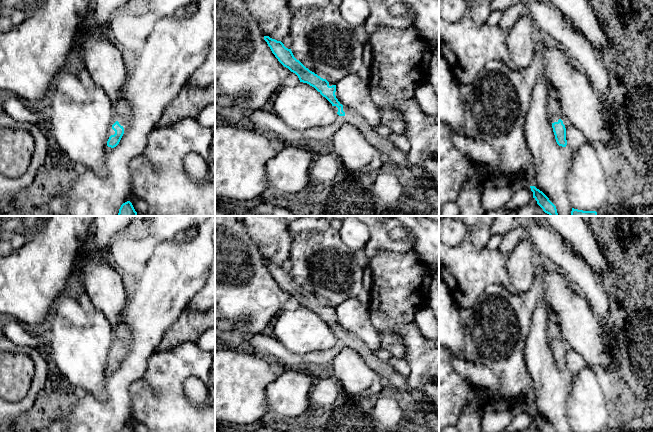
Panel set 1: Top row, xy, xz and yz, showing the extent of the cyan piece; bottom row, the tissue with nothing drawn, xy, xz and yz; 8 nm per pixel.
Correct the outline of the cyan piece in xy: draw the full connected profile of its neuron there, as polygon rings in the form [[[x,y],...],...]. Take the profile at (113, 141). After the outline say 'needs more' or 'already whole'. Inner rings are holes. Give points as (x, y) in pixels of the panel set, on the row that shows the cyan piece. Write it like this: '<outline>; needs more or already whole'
[[[116,111],[109,125],[106,149],[116,147],[131,126],[132,116],[126,111]]]; needs more

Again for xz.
[[[264,36],[264,40],[278,61],[295,73],[300,82],[309,84],[325,97],[332,104],[333,110],[339,118],[343,122],[355,126],[372,146],[382,152],[393,169],[405,173],[412,181],[420,181],[422,178],[426,178],[424,170],[411,165],[406,158],[406,153],[396,148],[388,137],[377,134],[374,126],[371,126],[364,117],[338,100],[336,84],[328,82],[306,68],[294,57],[291,49],[286,48],[281,41],[269,36]]]; needs more

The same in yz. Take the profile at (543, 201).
[[[530,186],[533,192],[533,198],[537,201],[537,204],[543,209],[543,211],[550,216],[558,216],[556,206],[549,200],[549,198],[535,186]]]; already whole

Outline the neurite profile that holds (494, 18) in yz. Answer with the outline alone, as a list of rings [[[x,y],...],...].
[[[491,11],[486,21],[486,24],[490,26],[497,26],[500,22],[502,11]]]

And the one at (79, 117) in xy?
[[[58,72],[54,90],[46,100],[46,117],[58,152],[65,160],[82,164],[103,176],[106,175],[104,160],[108,151],[108,130],[115,112],[115,106],[102,88],[94,85],[92,89],[88,89],[78,76],[70,72]]]

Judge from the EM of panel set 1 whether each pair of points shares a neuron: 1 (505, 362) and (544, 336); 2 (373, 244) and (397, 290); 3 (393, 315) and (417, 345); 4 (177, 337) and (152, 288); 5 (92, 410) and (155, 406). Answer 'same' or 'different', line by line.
1: different
2: different
3: different
4: different
5: different

